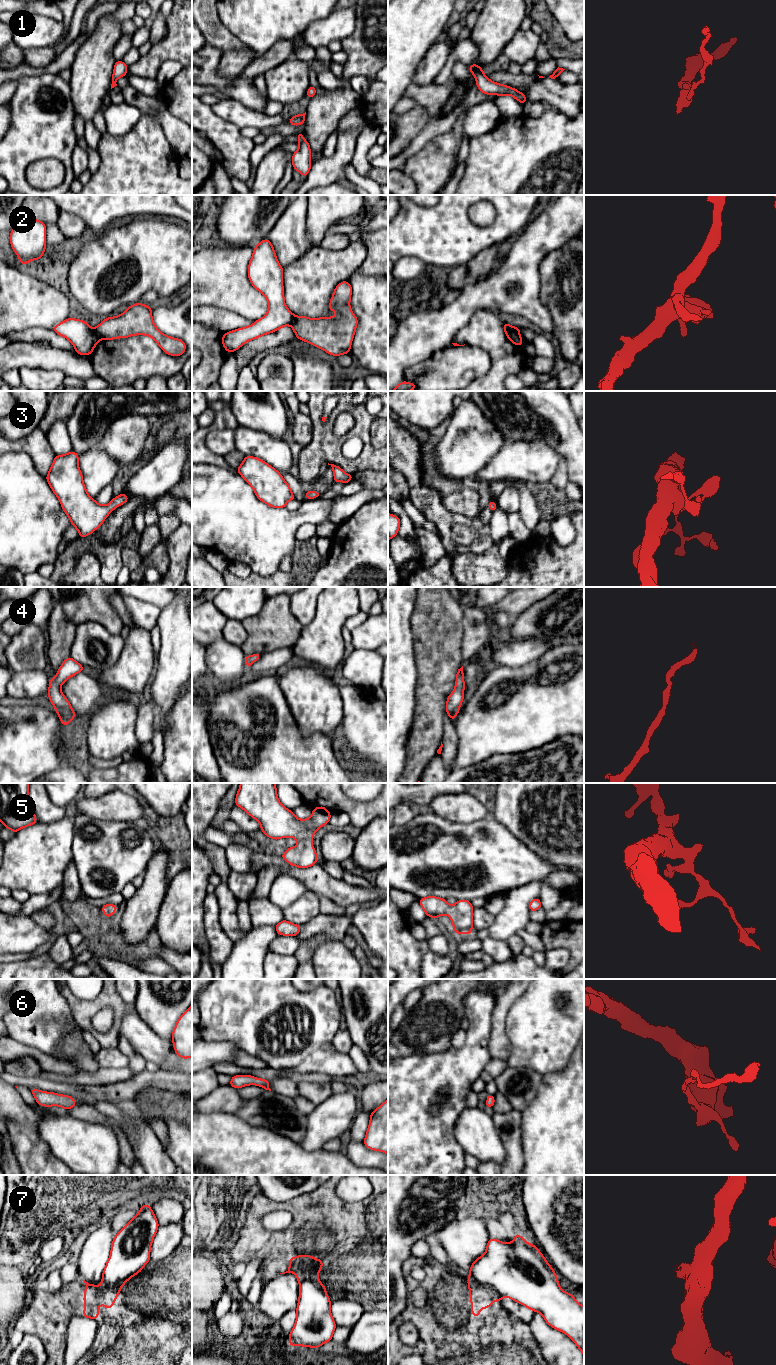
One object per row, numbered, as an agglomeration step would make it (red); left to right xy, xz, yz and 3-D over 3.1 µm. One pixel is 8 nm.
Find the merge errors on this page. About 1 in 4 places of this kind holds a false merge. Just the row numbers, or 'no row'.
2, 7

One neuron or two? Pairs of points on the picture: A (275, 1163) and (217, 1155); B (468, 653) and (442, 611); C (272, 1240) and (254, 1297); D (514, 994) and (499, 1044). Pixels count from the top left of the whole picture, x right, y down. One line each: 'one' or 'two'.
A: one
B: two
C: two
D: one

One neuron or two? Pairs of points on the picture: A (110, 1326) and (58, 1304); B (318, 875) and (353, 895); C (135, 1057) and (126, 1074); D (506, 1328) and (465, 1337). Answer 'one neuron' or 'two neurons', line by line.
A: one neuron
B: one neuron
C: two neurons
D: one neuron

